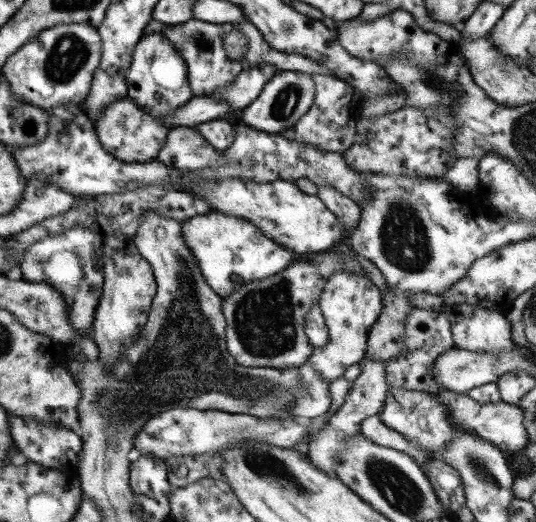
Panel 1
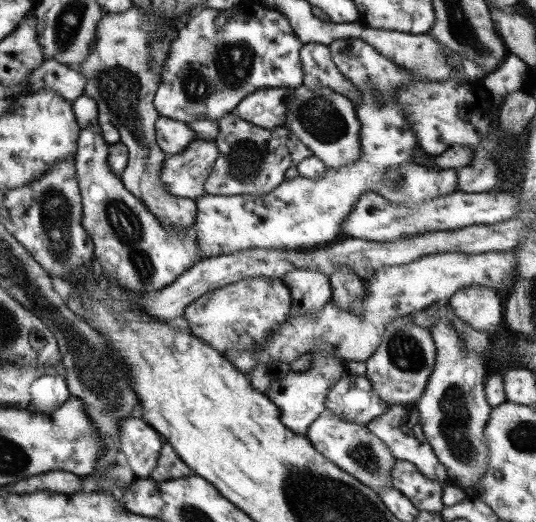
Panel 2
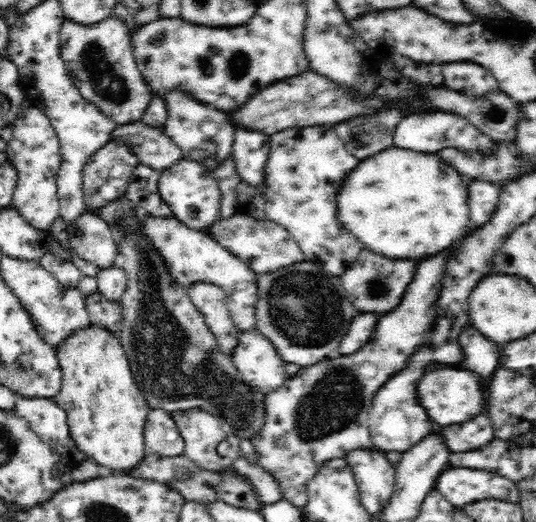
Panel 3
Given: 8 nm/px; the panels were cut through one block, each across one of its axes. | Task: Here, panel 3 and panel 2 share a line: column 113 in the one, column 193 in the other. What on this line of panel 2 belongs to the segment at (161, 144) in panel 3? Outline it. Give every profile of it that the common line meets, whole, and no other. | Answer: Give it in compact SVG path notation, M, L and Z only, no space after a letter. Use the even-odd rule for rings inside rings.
M157 117L154 134L161 152L167 156L181 152L195 138L187 124L165 117Z

